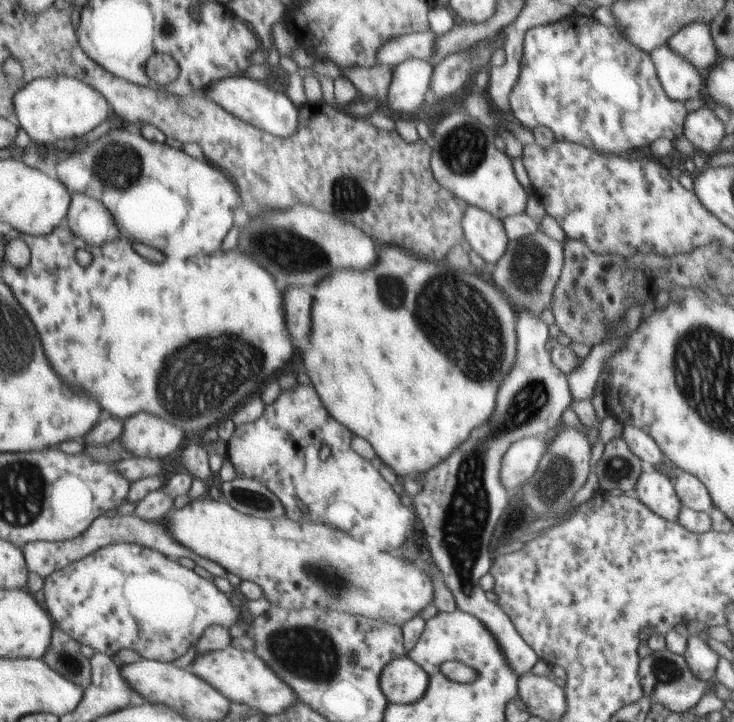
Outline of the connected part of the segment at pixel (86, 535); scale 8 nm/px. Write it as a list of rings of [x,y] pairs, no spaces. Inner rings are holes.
[[[135,514],[115,516],[102,515],[95,518],[91,522],[91,525],[79,537],[65,541],[36,541],[24,545],[22,550],[28,572],[39,574],[41,577],[47,577],[49,574],[52,574],[52,572],[59,571],[66,565],[76,562],[82,557],[91,555],[99,548],[114,543],[139,544],[140,546],[157,550],[167,557],[176,556],[176,558],[180,558],[185,556],[186,558],[194,560],[195,564],[202,566],[204,570],[208,570],[208,572],[213,574],[215,577],[226,578],[226,571],[224,568],[222,568],[218,563],[198,556],[189,548],[186,548],[179,542],[176,542],[168,533],[165,532],[165,528],[160,522],[150,524],[148,521],[138,518]]]

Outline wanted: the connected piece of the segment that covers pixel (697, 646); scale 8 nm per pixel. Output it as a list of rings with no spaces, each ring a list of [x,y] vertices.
[[[690,636],[688,639],[686,652],[683,654],[688,668],[700,681],[714,678],[718,654],[712,651],[699,636]]]

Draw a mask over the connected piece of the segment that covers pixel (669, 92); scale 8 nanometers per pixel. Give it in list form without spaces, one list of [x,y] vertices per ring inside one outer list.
[[[667,44],[654,49],[650,56],[665,95],[673,101],[696,101],[704,90],[703,74],[696,70],[686,58],[679,57]]]

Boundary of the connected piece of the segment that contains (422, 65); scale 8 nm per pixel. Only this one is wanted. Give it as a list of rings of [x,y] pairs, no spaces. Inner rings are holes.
[[[408,59],[393,67],[386,105],[401,116],[418,110],[428,99],[433,67],[420,59]]]

